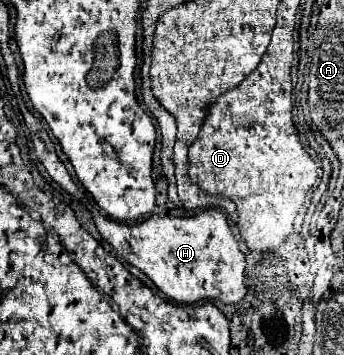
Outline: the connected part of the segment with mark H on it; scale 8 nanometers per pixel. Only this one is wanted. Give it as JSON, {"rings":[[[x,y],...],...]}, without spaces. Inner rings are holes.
{"rings":[[[92,204],[90,208],[94,210],[92,218],[102,238],[122,260],[142,270],[168,298],[188,304],[198,300],[236,304],[246,296],[246,258],[238,248],[238,240],[232,236],[224,212],[202,210],[200,214],[186,218],[150,216],[140,224],[128,226],[104,216]]]}

